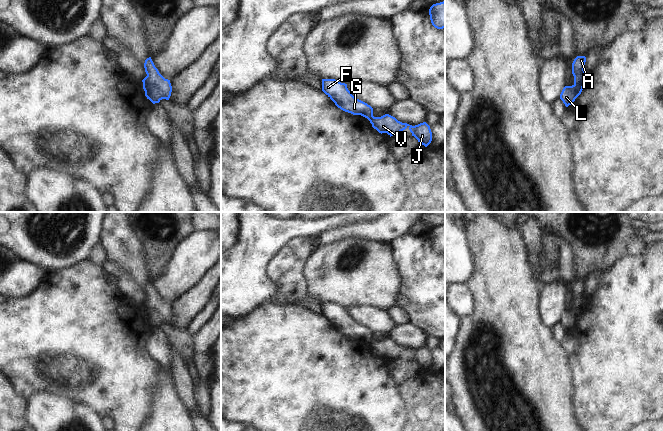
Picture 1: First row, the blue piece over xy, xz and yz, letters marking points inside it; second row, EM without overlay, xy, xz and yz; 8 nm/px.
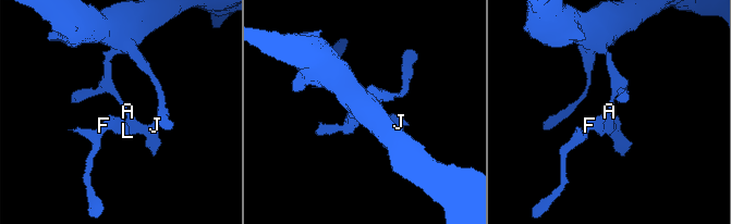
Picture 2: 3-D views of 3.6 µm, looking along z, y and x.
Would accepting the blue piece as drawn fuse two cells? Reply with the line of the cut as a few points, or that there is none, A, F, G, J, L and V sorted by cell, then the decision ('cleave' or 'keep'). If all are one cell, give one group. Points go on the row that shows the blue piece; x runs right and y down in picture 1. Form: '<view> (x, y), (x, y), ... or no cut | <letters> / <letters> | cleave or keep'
xy (143, 82), (148, 88), (148, 97), (150, 99) | A J V / F G L | cleave

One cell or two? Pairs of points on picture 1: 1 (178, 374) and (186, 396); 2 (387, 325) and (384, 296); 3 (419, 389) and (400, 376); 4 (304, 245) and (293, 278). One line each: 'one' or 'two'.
1: one
2: two
3: two
4: one

